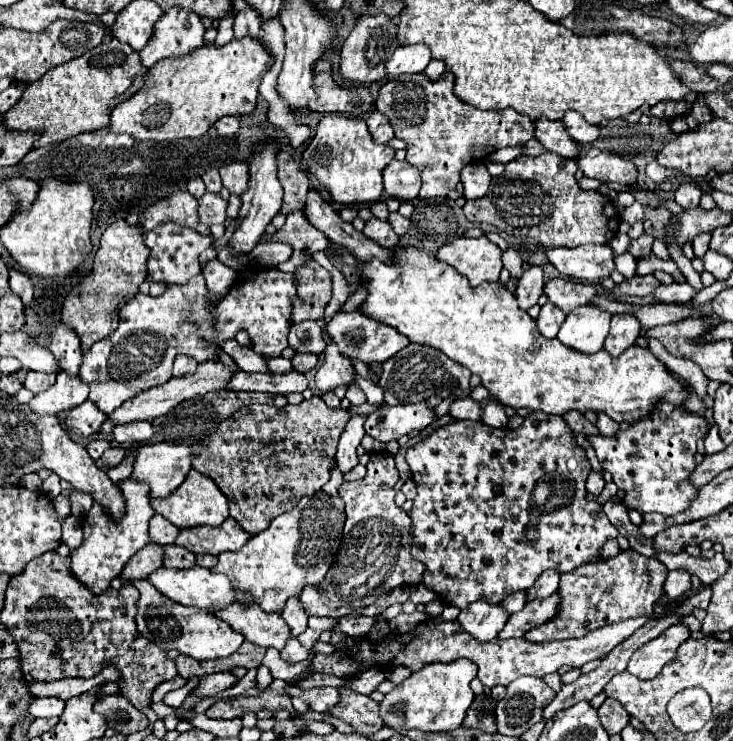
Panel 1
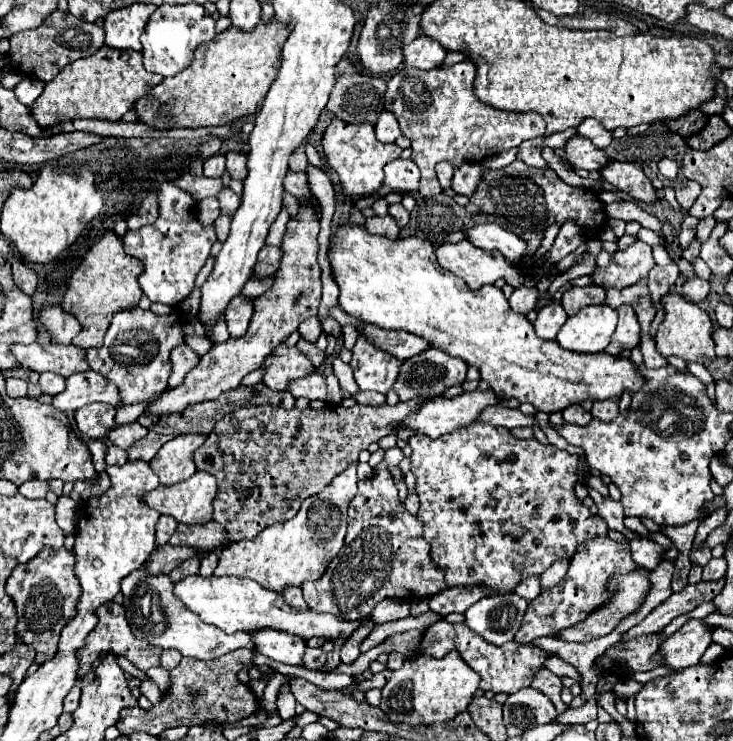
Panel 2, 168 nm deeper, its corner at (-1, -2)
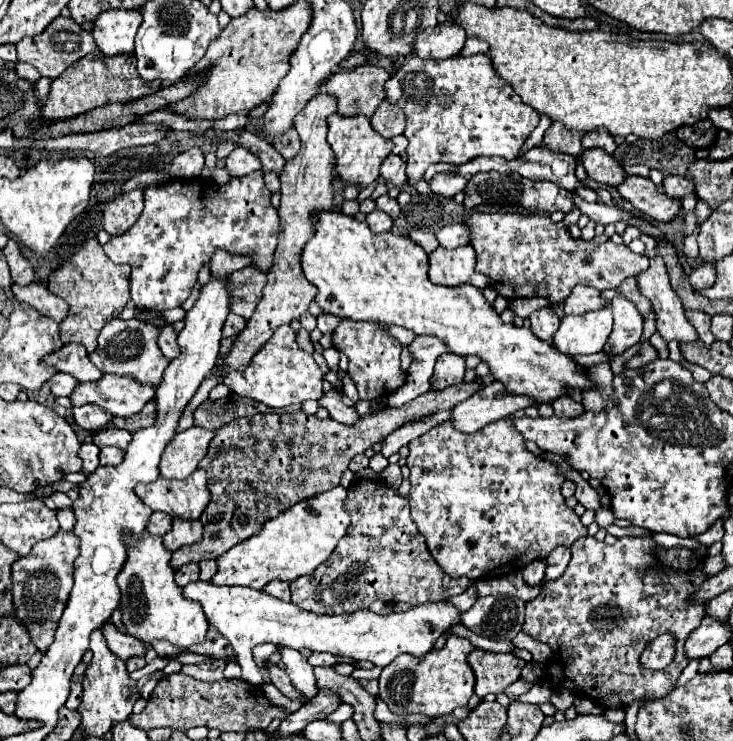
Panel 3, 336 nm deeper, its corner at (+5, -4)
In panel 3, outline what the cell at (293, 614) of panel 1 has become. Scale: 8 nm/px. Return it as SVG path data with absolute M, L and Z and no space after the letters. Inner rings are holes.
M273 580L271 584L267 584L263 588L267 594L283 600L283 602L291 602L291 592L289 592L289 582L279 582L279 580Z

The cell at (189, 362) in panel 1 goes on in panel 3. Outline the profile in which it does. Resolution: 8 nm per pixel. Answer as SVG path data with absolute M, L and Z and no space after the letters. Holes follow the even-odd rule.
M165 326L161 328L161 334L159 334L159 348L161 352L165 354L167 360L173 360L181 354L179 350L179 344L177 344L177 332L171 328L171 326Z

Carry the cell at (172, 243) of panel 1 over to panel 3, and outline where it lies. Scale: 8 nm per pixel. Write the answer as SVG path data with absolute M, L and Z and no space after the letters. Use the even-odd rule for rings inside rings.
M251 172L241 178L231 178L229 184L207 184L201 178L173 180L169 184L145 188L145 208L141 218L121 236L113 236L105 246L105 254L113 262L127 262L131 266L131 300L139 310L169 310L181 306L203 264L211 260L215 248L223 248L231 254L251 254L253 264L261 270L269 270L273 262L273 250L279 236L279 216L271 206L271 192L265 188L263 172Z

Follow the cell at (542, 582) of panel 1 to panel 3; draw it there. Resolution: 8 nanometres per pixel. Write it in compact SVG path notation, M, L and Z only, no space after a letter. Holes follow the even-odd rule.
M555 548L549 558L547 558L547 572L545 572L545 580L555 580L559 578L567 564L571 560L571 554L569 554L569 548Z

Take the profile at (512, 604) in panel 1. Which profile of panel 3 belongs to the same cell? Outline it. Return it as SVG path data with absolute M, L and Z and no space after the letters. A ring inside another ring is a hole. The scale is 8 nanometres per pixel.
M535 560L531 564L527 564L523 568L523 580L529 584L529 586L537 586L543 582L543 576L545 576L545 560Z

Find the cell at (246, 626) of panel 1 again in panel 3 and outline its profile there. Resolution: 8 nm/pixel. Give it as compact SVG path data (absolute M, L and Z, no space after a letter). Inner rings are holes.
M279 646L279 654L281 654L281 662L285 664L287 674L291 676L293 686L303 692L307 698L313 698L319 688L315 684L315 676L313 676L313 666L301 656L301 652L293 650L293 648L281 648Z

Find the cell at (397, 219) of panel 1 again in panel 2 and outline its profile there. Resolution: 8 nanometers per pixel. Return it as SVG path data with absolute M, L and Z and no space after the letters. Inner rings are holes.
M391 204L389 206L389 214L397 220L399 228L403 228L409 222L409 212L403 208L403 204Z

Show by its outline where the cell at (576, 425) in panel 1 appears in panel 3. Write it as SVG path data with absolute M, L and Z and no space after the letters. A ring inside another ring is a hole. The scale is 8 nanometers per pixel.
M571 396L555 400L551 406L555 410L555 416L559 416L559 418L577 418L577 416L581 416L585 412L583 406L579 402L575 402Z

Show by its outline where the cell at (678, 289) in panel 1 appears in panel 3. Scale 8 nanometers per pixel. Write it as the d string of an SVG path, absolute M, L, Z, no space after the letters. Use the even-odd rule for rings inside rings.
M703 264L701 268L697 268L691 276L689 282L695 290L705 290L709 286L713 286L715 282L715 266L713 264Z

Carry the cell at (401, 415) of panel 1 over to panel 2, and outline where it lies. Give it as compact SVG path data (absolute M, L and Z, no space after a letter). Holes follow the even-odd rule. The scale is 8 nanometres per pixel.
M489 388L489 390L473 390L465 392L457 398L433 398L427 400L425 406L417 414L411 414L407 422L403 422L401 428L409 428L421 434L427 434L431 438L439 438L441 434L465 428L473 422L477 422L479 414L499 404L501 398Z

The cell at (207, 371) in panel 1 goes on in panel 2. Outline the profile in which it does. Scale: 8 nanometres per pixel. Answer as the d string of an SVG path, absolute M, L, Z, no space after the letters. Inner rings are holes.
M311 194L307 204L299 204L299 214L287 222L287 230L281 242L281 260L279 270L275 272L273 286L255 298L255 314L251 318L249 330L241 338L229 338L229 342L215 344L201 362L191 370L183 384L163 392L147 410L153 414L173 414L185 410L191 404L203 400L215 400L221 392L233 390L241 384L241 380L257 370L263 364L263 358L277 346L277 342L285 342L293 330L305 320L317 314L321 302L321 268L317 264L317 234L319 234L321 208L319 200Z

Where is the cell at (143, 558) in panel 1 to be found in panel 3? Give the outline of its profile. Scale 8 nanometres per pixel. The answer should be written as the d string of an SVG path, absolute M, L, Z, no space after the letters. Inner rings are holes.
M463 382L439 392L429 390L403 404L401 408L381 408L361 416L357 424L351 426L333 418L319 420L301 410L291 414L259 412L255 416L245 416L225 424L225 428L217 430L209 444L209 452L199 466L207 472L207 486L211 490L211 500L201 516L205 526L203 538L193 546L185 546L173 552L169 566L177 570L187 562L215 560L235 544L259 532L267 520L277 518L281 512L309 496L327 492L337 486L353 456L363 454L375 442L383 442L399 426L441 410L451 410L479 388L481 386L475 382Z

